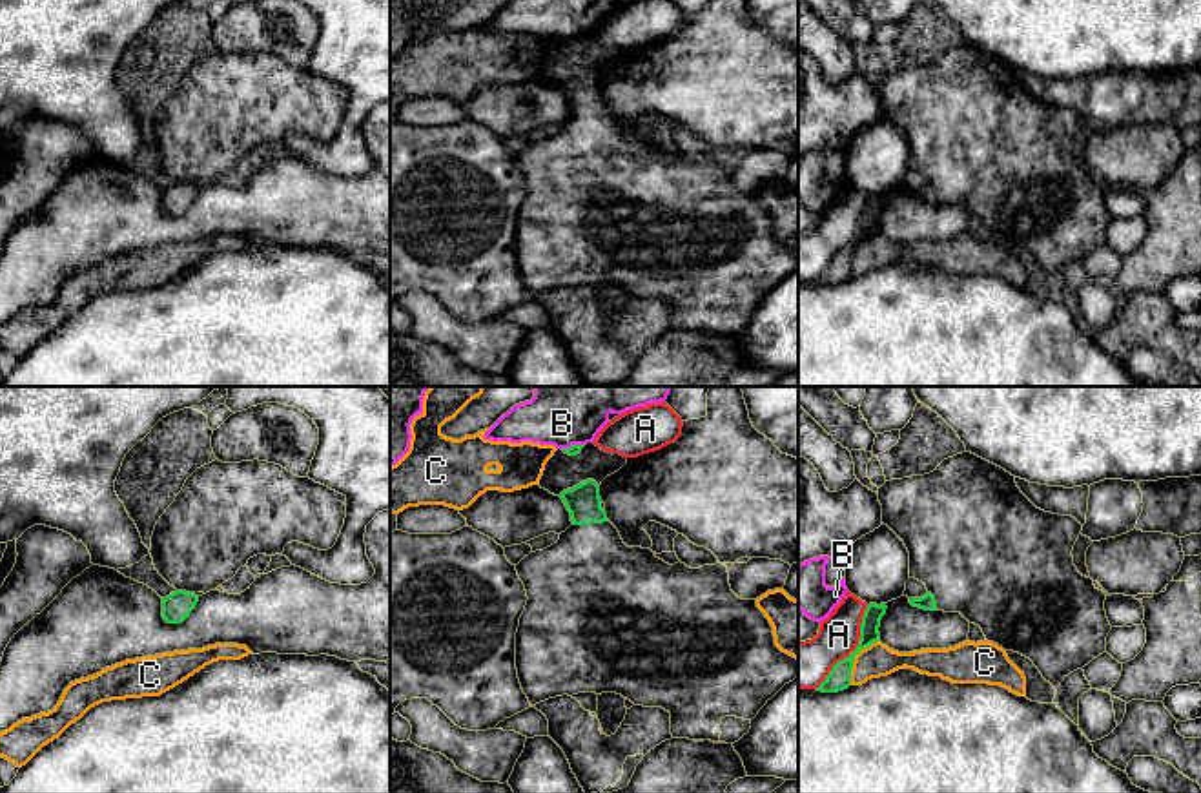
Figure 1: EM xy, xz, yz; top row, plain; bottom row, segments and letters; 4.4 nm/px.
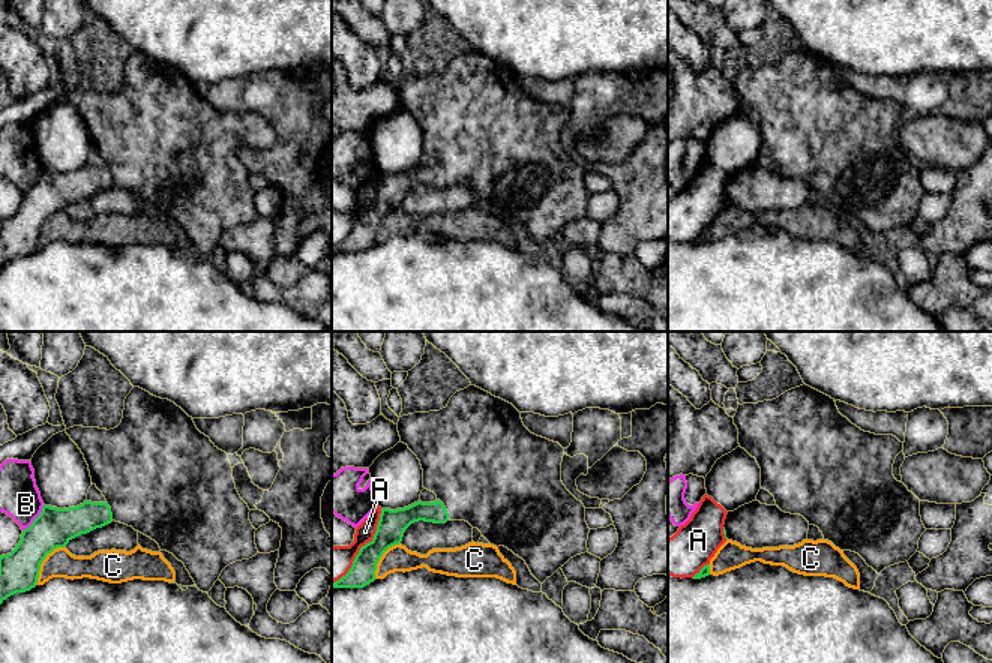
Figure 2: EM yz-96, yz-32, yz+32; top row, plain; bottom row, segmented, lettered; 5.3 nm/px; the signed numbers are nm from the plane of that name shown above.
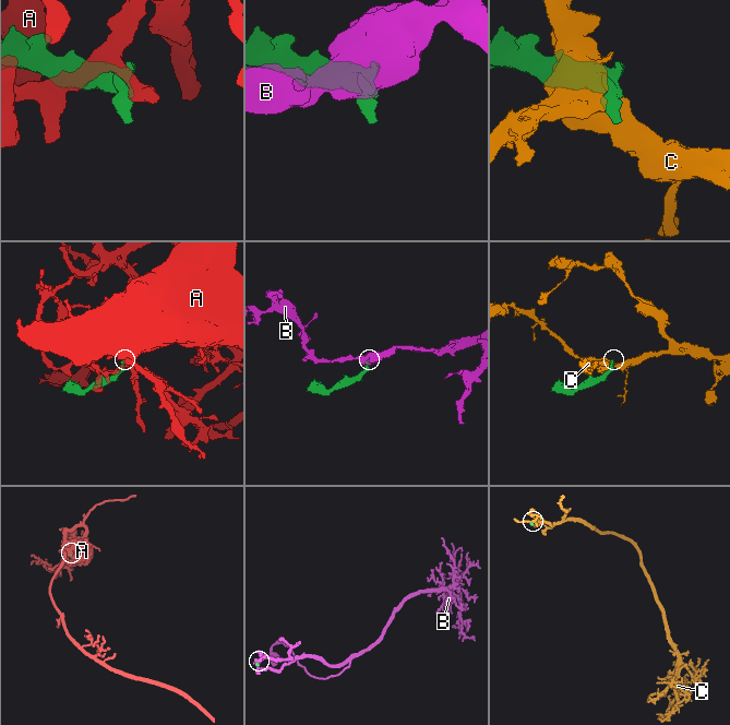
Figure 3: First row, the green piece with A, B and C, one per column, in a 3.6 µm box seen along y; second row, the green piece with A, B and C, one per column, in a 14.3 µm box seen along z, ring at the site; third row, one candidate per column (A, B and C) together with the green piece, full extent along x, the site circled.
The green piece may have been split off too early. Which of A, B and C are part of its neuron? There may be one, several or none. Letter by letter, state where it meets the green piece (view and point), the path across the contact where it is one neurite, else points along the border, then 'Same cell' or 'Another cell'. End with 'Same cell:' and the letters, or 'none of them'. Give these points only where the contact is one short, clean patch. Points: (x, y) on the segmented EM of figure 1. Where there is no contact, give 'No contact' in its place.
A: Touches green at yz (855, 649). Another cell
B: Touches green at xz (573, 445). Another cell
C: Touches green at yz (853, 659). Another cell
Same cell: none of them

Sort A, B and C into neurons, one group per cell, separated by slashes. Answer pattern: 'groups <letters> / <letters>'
groups A / B / C

